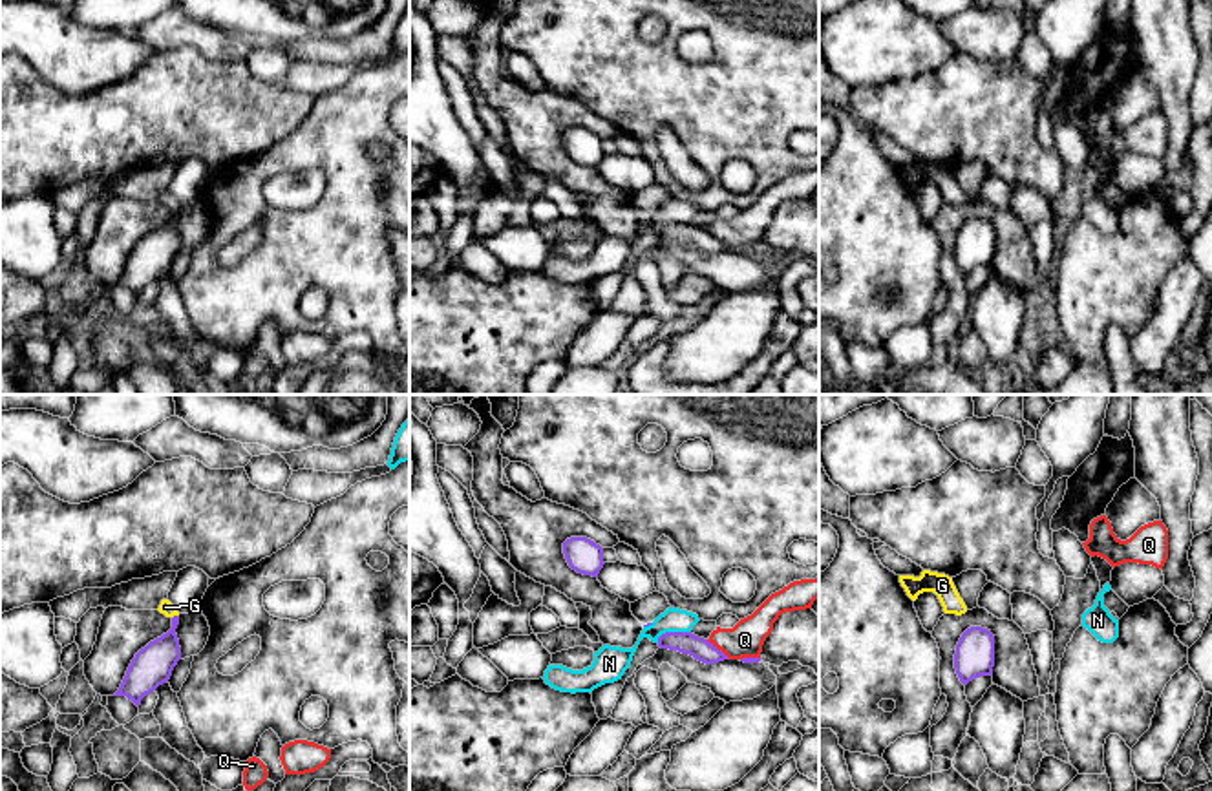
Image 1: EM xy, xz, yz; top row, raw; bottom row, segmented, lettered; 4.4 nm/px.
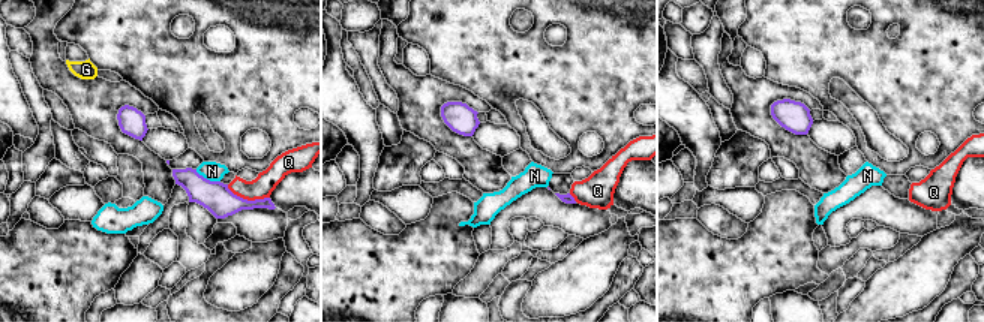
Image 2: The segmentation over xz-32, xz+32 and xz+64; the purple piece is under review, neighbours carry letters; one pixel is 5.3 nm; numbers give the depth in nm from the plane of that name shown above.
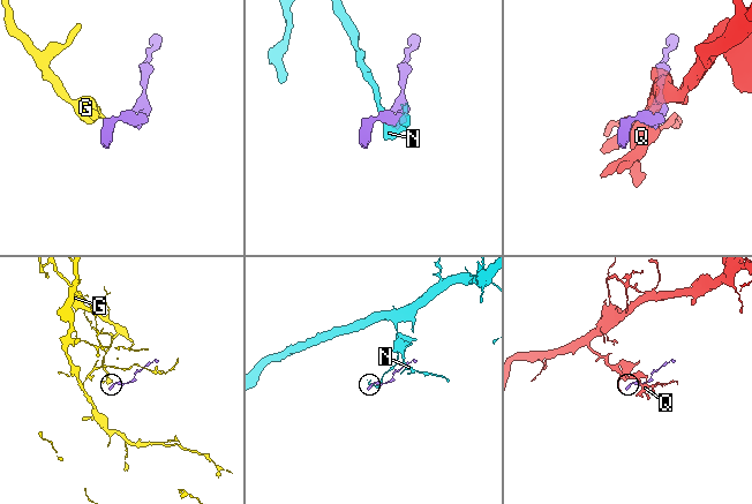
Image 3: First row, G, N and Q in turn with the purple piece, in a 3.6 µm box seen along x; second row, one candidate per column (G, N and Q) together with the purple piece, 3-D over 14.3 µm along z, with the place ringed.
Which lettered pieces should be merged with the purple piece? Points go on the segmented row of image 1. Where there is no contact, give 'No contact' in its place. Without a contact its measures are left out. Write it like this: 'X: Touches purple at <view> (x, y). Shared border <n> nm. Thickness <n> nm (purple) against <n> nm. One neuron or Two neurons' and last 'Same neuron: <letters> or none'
G: Touches purple at xy (174, 616). Shared border 30 nm. Thickness 180 nm (purple) against 60 nm. One neuron
N: Touches purple at xz (671, 632). Shared border 160 nm. Thickness 100 nm (purple) against 110 nm. Two neurons
Q: Touches purple at xz (717, 649). Shared border 140 nm. Thickness 100 nm (purple) against 160 nm. Two neurons
Same neuron: G

